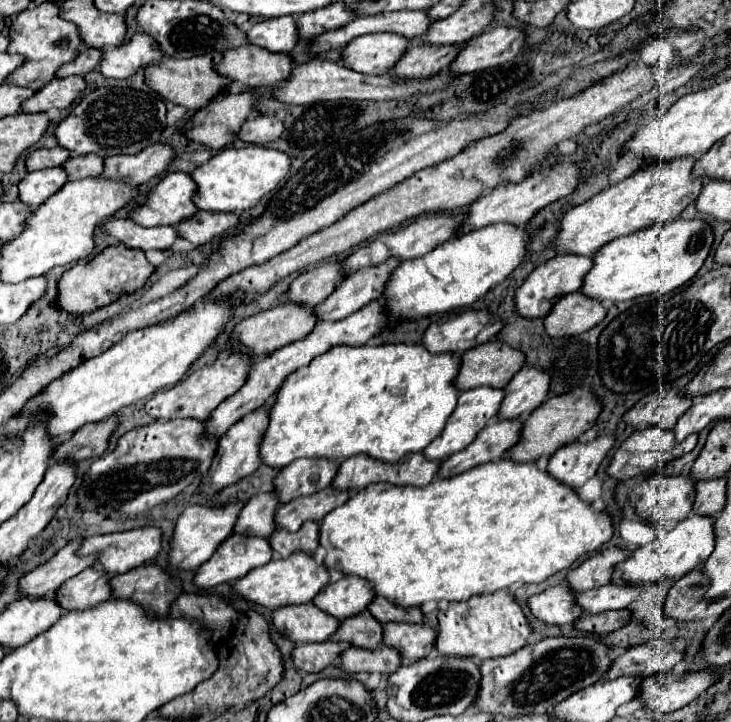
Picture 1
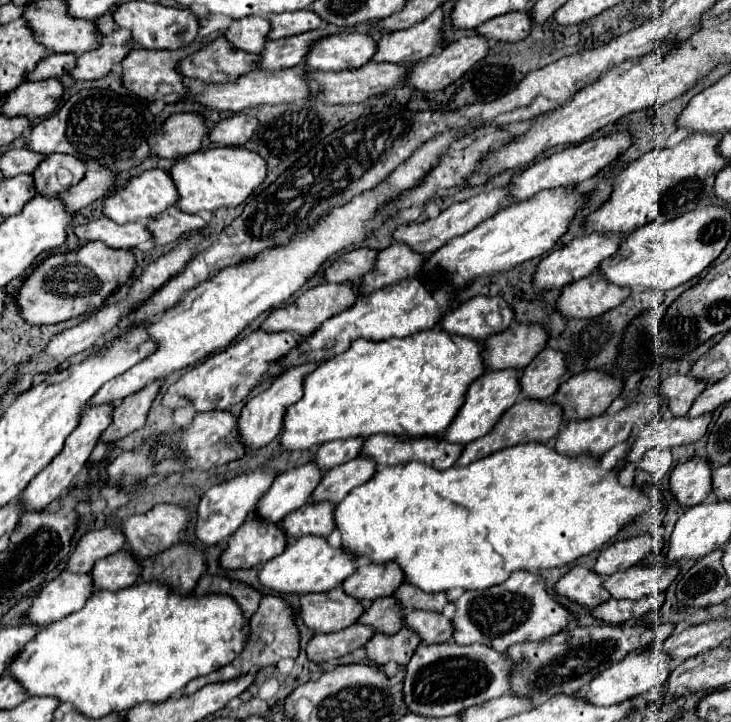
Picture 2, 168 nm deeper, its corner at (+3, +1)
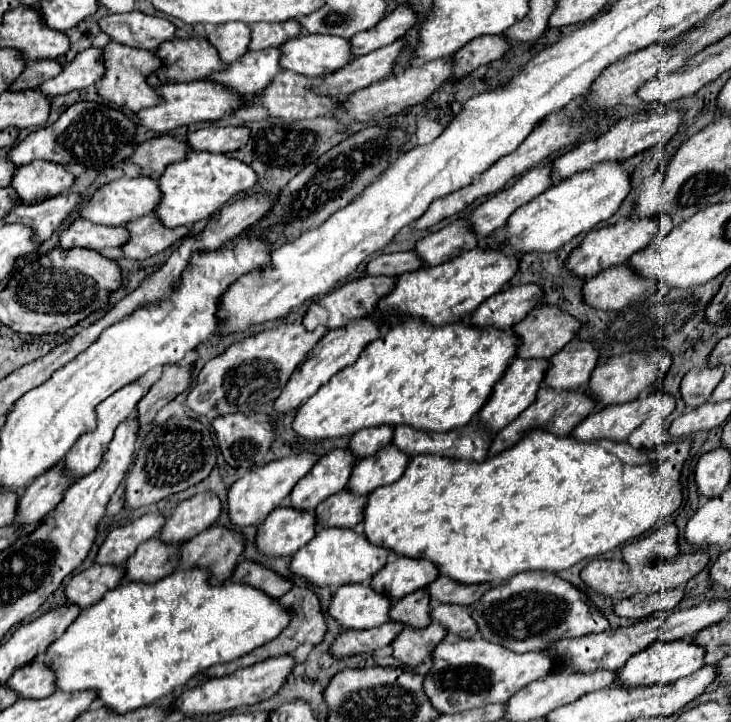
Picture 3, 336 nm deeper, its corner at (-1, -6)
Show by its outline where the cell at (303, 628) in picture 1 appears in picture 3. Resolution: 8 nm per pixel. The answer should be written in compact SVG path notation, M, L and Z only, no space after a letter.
M349 583L333 593L329 615L345 629L373 629L389 621L391 597L377 593L369 583Z

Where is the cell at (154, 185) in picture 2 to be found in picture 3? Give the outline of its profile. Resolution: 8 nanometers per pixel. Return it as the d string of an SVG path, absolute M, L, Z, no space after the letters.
M137 177L137 179L115 179L103 187L99 187L93 197L83 205L81 209L81 217L91 221L91 223L99 223L99 225L123 225L129 223L131 219L139 219L147 213L153 211L155 203L159 201L159 187L155 179L145 179L145 177Z

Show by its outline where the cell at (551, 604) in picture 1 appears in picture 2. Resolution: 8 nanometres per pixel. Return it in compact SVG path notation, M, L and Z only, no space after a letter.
M575 566L561 580L555 582L553 592L557 596L565 596L573 604L581 604L581 606L593 610L595 606L603 604L609 598L607 592L603 592L601 582L603 582L603 578L599 574L595 574L593 570Z

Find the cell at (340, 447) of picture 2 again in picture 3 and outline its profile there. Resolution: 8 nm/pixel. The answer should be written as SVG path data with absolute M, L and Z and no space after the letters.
M371 427L353 435L349 449L359 457L369 457L393 441L393 427Z

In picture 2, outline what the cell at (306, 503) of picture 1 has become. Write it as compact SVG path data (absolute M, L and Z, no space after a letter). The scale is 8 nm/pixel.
M355 458L355 460L351 460L351 462L343 464L343 466L333 468L331 472L327 472L321 478L319 486L313 490L311 502L331 502L331 504L337 504L355 486L361 486L373 474L375 474L375 468L371 468L371 464L367 464L367 460Z

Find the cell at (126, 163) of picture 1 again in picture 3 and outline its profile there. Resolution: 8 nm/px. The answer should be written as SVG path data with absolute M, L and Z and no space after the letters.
M75 193L57 195L35 205L19 203L3 217L3 223L23 223L35 231L33 239L43 243L53 235L53 231L67 219L69 211L79 203L81 203L81 195Z

